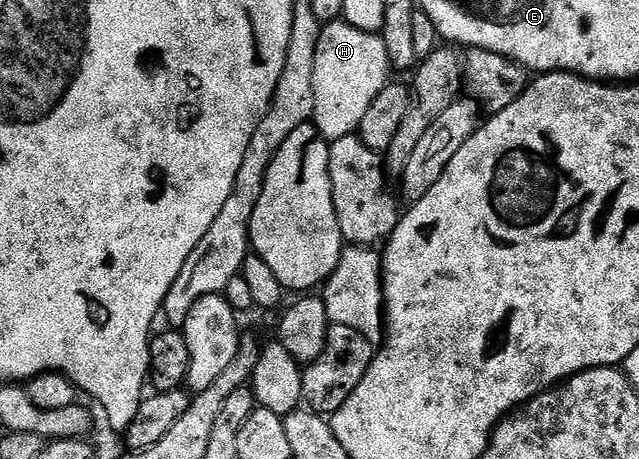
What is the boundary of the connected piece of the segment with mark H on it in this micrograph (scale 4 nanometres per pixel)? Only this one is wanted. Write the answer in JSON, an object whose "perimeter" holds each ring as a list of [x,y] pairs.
{"perimeter":[[[345,21],[325,24],[316,41],[316,65],[312,68],[314,128],[327,141],[355,134],[364,113],[391,79],[388,49],[384,49],[381,34],[362,32]]]}

